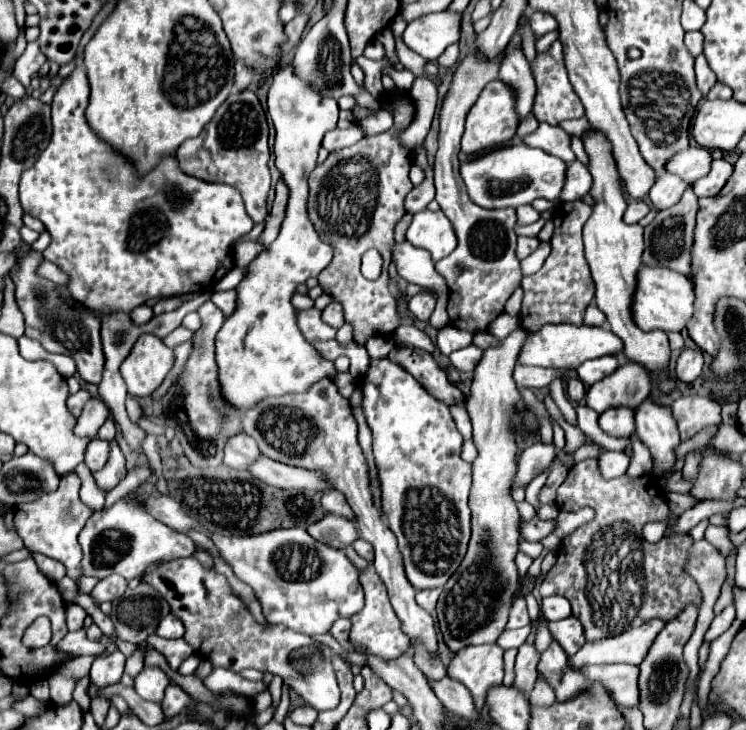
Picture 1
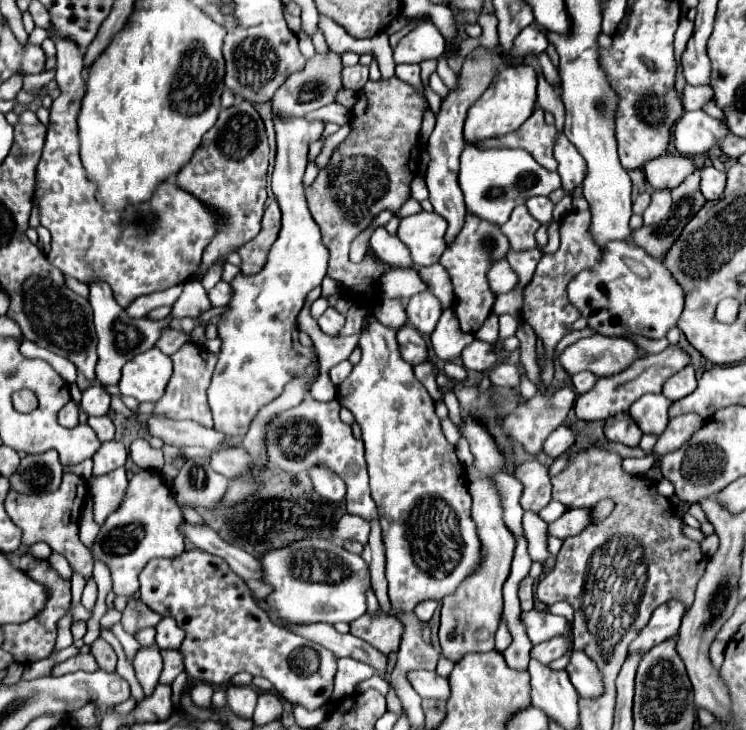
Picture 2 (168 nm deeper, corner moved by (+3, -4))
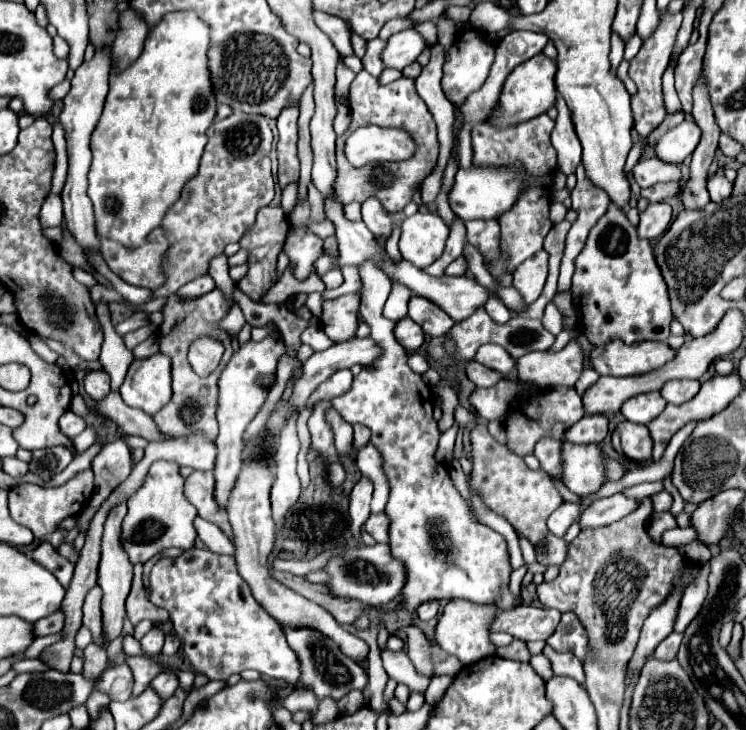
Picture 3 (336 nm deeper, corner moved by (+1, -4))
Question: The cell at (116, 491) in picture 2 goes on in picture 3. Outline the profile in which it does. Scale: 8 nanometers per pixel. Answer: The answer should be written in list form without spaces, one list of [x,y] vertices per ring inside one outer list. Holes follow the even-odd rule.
[[[121,504],[111,510],[105,522],[103,532],[103,552],[99,562],[99,580],[97,584],[103,588],[103,600],[101,600],[101,612],[103,612],[103,628],[105,628],[105,644],[101,648],[107,648],[121,632],[123,632],[123,618],[125,618],[125,600],[131,590],[133,580],[133,564],[129,556],[125,556],[125,550],[121,548],[121,520],[127,514],[127,506]]]

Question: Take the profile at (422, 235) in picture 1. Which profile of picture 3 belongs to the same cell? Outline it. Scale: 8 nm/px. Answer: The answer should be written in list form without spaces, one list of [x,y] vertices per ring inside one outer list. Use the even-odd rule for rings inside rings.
[[[421,210],[403,220],[399,252],[403,260],[417,264],[417,268],[427,268],[441,256],[447,236],[447,224],[435,212]]]

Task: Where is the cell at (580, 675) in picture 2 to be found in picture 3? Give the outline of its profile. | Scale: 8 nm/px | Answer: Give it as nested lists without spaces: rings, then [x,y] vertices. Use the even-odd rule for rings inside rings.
[[[545,646],[543,654],[551,660],[551,668],[557,676],[575,678],[579,684],[585,684],[585,672],[581,668],[581,660],[571,652],[555,652],[553,648]]]

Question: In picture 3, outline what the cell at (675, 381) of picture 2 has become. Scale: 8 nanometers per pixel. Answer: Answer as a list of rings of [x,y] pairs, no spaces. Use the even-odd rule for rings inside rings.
[[[669,380],[663,388],[661,388],[661,396],[669,402],[669,404],[683,404],[689,402],[695,394],[699,392],[699,382],[697,380]]]

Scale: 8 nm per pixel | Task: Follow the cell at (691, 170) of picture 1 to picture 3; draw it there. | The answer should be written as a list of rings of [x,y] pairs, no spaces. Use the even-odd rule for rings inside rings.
[[[647,158],[639,160],[633,166],[633,178],[641,188],[649,188],[657,182],[669,182],[669,180],[679,180],[681,170],[675,164],[665,164],[659,158]]]

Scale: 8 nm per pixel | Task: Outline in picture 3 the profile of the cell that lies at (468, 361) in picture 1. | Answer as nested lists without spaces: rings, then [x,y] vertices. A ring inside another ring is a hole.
[[[485,344],[477,350],[475,354],[475,360],[481,362],[483,366],[491,368],[491,370],[497,370],[501,372],[503,376],[507,376],[513,366],[515,366],[515,360],[509,356],[509,352],[505,352],[505,348],[497,346],[497,344]]]

